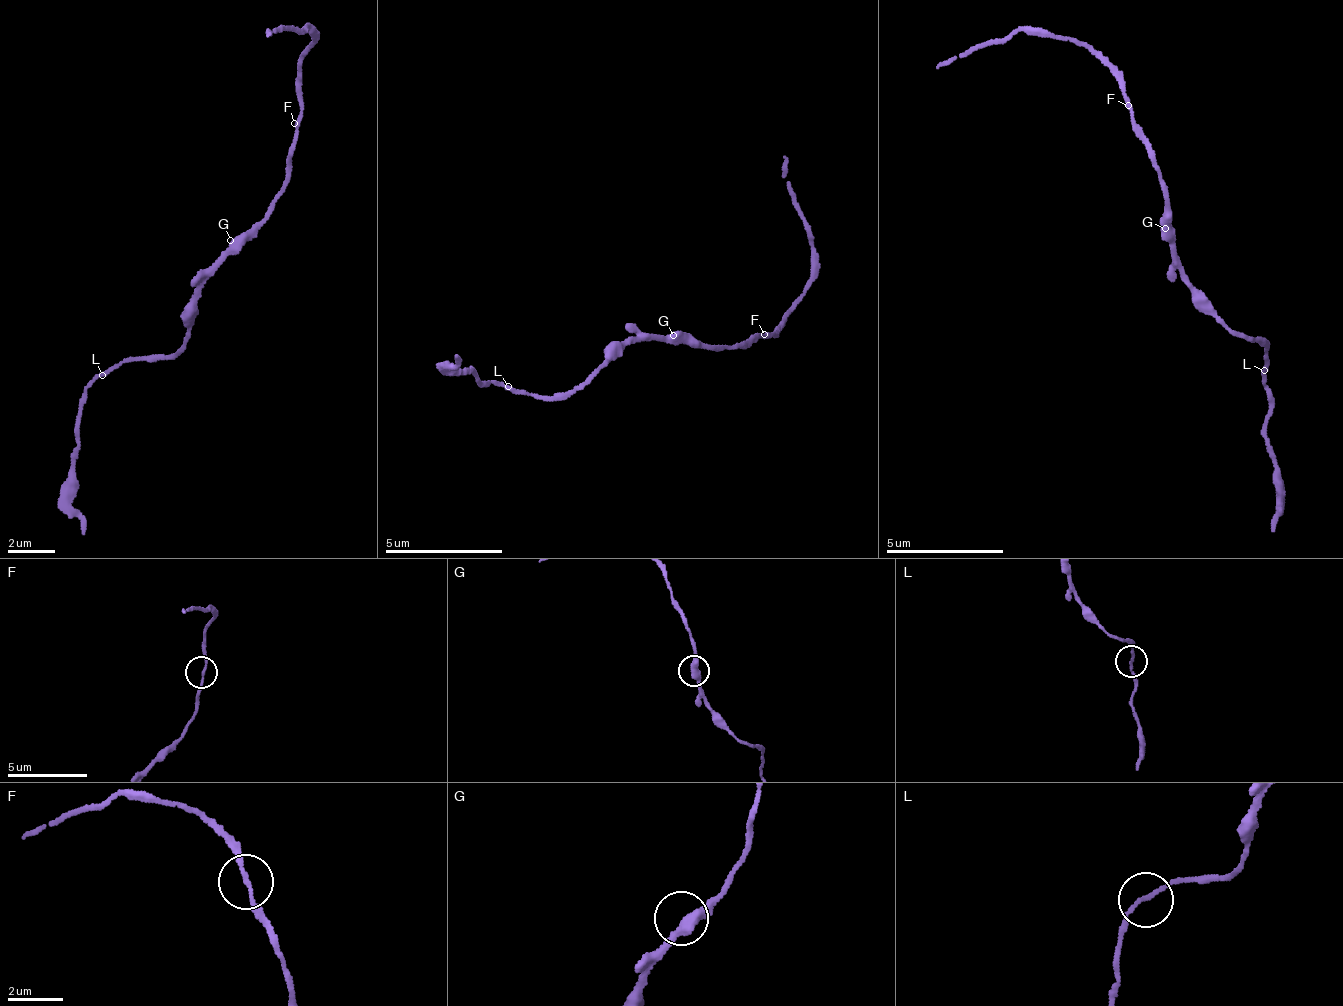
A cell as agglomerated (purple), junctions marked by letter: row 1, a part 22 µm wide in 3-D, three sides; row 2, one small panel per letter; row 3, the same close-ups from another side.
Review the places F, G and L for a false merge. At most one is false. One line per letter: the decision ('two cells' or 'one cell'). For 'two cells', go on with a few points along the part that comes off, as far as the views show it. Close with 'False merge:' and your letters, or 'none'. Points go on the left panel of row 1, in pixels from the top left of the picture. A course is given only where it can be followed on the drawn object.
F: one cell
G: one cell
L: two cells; course (101, 376), (78, 406), (74, 517), (84, 533)
False merge: L

